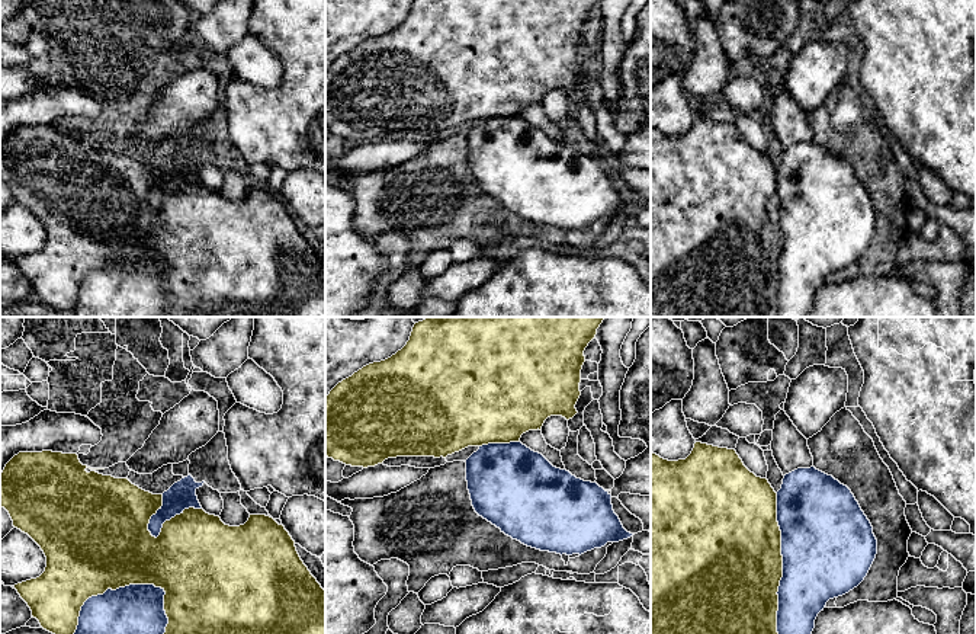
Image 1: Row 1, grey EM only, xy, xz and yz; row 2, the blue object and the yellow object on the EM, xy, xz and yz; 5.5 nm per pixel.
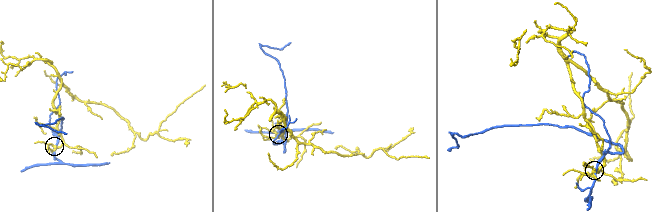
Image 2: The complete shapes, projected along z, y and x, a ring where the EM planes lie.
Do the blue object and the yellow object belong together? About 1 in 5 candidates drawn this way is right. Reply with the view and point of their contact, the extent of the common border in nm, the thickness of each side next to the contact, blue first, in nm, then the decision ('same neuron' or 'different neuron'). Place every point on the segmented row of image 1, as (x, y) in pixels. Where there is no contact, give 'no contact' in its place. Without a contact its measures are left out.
xy (109, 589) | 550 nm | 280/500 nm | different neuron

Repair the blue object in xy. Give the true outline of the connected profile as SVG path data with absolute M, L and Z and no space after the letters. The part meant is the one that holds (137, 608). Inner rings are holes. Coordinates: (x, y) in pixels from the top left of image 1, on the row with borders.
M129 585L89 598L74 634L164 634L164 589Z

